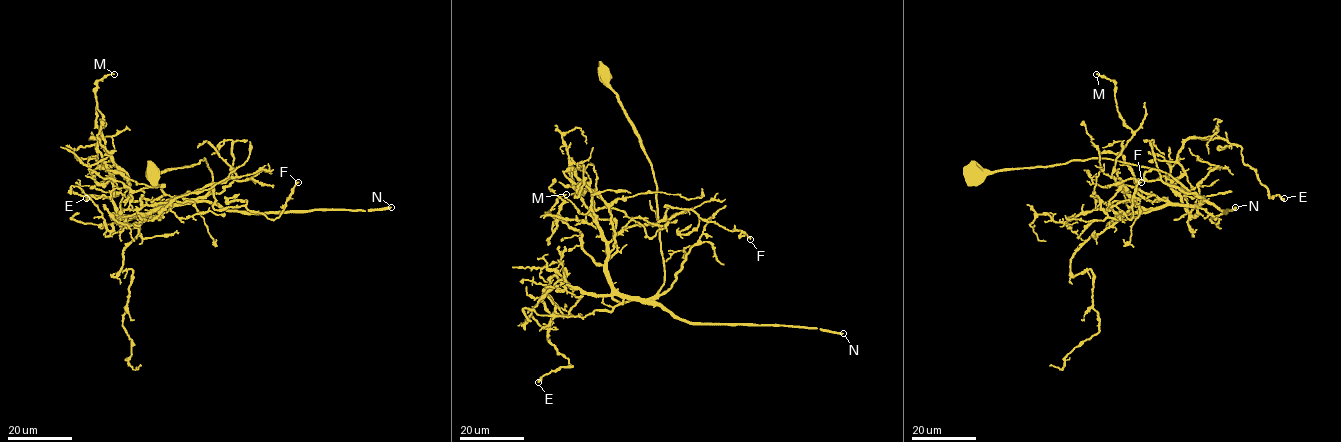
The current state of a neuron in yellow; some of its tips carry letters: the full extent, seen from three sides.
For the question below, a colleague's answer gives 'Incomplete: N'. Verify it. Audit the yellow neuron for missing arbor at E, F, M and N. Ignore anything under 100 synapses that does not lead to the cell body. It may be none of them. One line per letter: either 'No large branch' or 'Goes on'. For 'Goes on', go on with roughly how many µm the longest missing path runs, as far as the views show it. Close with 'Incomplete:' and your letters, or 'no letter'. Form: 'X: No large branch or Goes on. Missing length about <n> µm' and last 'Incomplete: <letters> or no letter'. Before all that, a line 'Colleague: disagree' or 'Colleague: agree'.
Colleague: agree
E: No large branch
F: No large branch
M: No large branch
N: Goes on. Missing length about 190 µm
Incomplete: N

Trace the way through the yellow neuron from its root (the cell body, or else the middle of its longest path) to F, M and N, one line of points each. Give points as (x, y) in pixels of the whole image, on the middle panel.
F: (605, 73), (653, 170), (664, 266), (651, 297), (613, 287), (608, 243), (660, 222), (665, 205), (750, 239)
M: (605, 73), (656, 184), (654, 295), (620, 295), (577, 230), (552, 230), (566, 194)
N: (605, 73), (608, 86), (650, 164), (657, 188), (664, 284), (648, 299), (690, 322), (804, 326), (843, 333)

